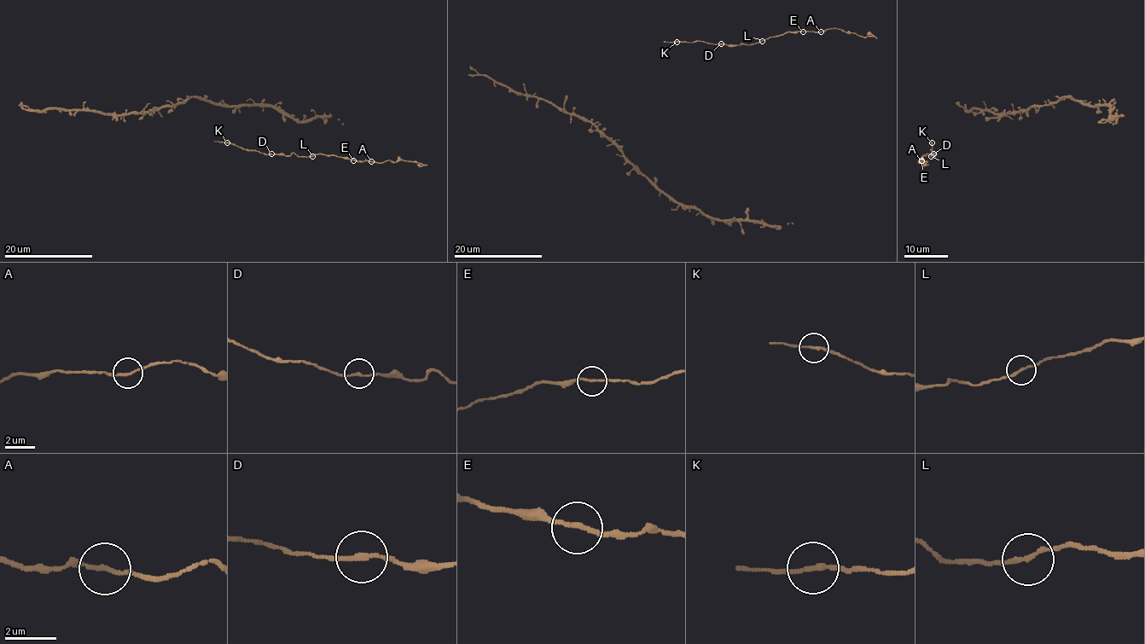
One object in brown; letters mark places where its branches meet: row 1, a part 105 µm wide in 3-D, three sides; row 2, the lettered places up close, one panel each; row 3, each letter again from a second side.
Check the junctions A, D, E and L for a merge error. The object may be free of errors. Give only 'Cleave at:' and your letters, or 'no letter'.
Cleave at: no letter

